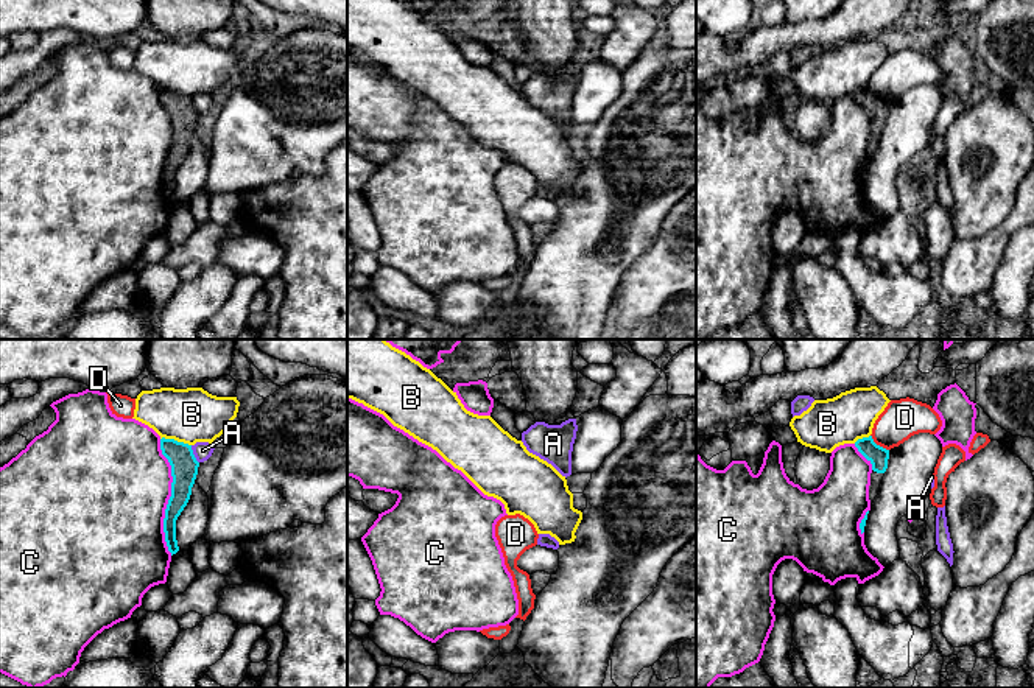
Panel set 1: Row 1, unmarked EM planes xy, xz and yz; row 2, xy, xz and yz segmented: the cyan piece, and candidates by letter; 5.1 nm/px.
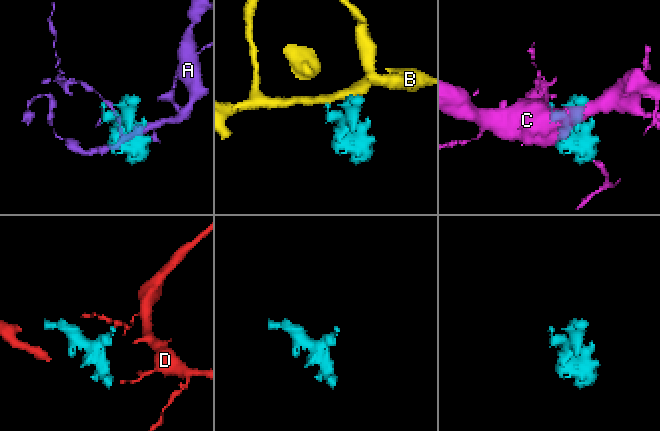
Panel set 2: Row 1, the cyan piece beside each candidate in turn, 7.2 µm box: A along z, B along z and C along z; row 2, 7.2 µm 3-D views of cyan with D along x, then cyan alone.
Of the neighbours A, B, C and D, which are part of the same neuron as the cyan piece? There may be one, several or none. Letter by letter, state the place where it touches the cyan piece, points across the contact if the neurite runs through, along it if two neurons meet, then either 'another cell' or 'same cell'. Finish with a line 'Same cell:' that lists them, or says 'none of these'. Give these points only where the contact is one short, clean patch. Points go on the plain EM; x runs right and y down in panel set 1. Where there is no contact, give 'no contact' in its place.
A: contact xy (193, 106); another cell
B: contact xy (176, 92); border xy (161, 89), (173, 89), (190, 97); another cell
C: contact xy (170, 148); another cell
D: contact yz (879, 97); border yz (871, 86), (877, 95), (888, 101); another cell
Same cell: none of these

